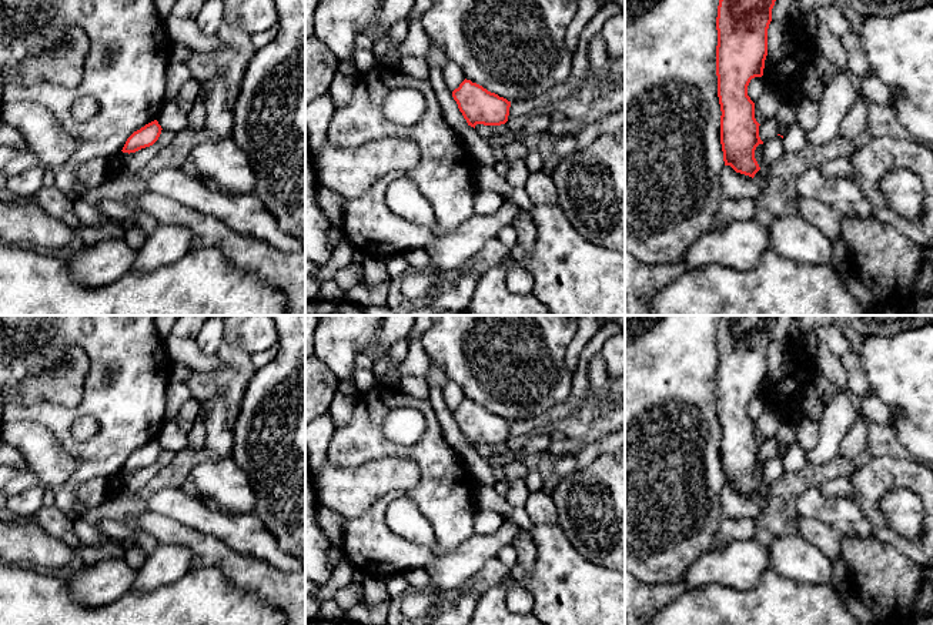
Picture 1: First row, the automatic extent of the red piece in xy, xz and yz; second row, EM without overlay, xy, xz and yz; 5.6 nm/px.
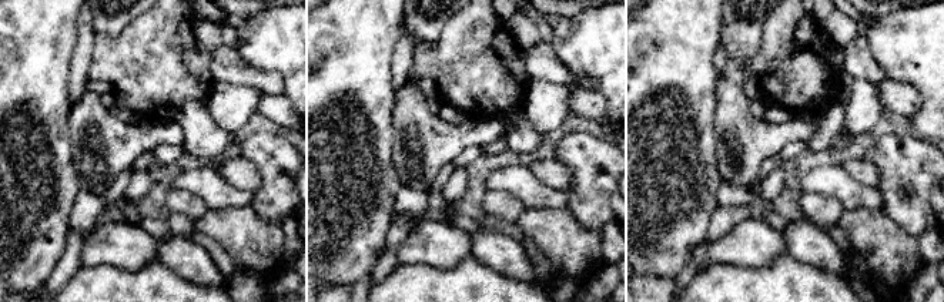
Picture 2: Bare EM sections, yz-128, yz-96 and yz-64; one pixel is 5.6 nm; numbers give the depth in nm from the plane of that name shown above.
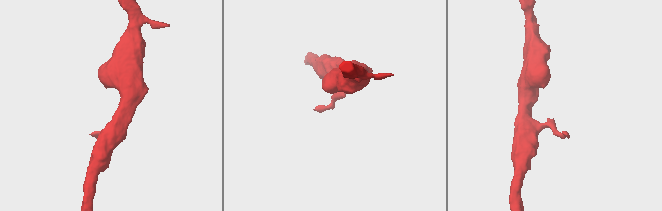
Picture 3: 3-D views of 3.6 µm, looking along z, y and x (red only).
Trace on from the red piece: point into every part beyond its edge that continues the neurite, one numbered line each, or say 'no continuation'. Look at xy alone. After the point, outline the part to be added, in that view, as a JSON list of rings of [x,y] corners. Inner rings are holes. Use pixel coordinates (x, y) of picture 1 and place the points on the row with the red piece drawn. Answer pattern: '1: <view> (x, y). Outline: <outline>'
no continuation

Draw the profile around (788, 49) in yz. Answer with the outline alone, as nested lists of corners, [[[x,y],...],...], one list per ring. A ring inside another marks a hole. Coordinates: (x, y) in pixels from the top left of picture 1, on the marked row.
[[[776,0],[772,9],[772,21],[768,29],[768,56],[765,60],[763,76],[780,88],[785,101],[793,98],[795,91],[800,87],[806,90],[802,81],[803,70],[809,64],[813,49],[813,40],[809,40],[797,24],[787,20],[787,11],[792,0]]]

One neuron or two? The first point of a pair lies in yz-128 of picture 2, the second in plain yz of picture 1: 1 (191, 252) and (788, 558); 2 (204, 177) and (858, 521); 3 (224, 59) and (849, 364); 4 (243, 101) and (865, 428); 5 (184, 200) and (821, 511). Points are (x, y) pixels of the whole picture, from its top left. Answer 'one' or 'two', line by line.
1: one
2: one
3: one
4: one
5: two

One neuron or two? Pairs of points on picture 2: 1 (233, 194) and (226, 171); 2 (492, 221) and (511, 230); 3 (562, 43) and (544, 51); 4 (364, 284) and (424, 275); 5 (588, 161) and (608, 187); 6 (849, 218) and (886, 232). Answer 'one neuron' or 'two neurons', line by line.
1: two neurons
2: one neuron
3: two neurons
4: two neurons
5: one neuron
6: one neuron

